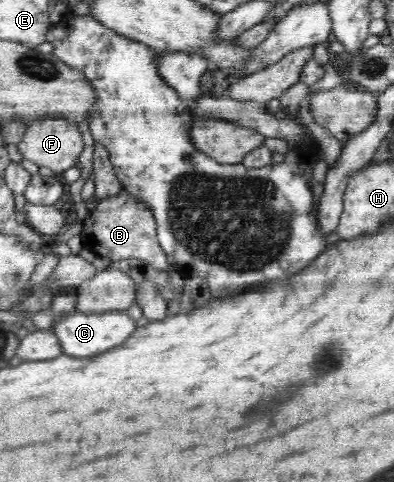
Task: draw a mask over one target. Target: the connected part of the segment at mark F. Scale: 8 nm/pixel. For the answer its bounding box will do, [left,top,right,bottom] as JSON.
[17,117,84,174]

